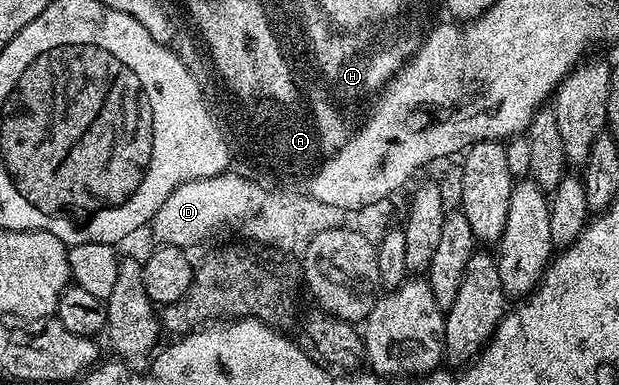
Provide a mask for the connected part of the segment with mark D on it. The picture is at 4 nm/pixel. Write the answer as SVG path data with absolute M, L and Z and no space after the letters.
M221 173L207 179L188 180L178 186L153 215L150 227L154 241L161 246L192 248L227 222L253 222L271 210L272 197L267 188L252 183L246 174Z

